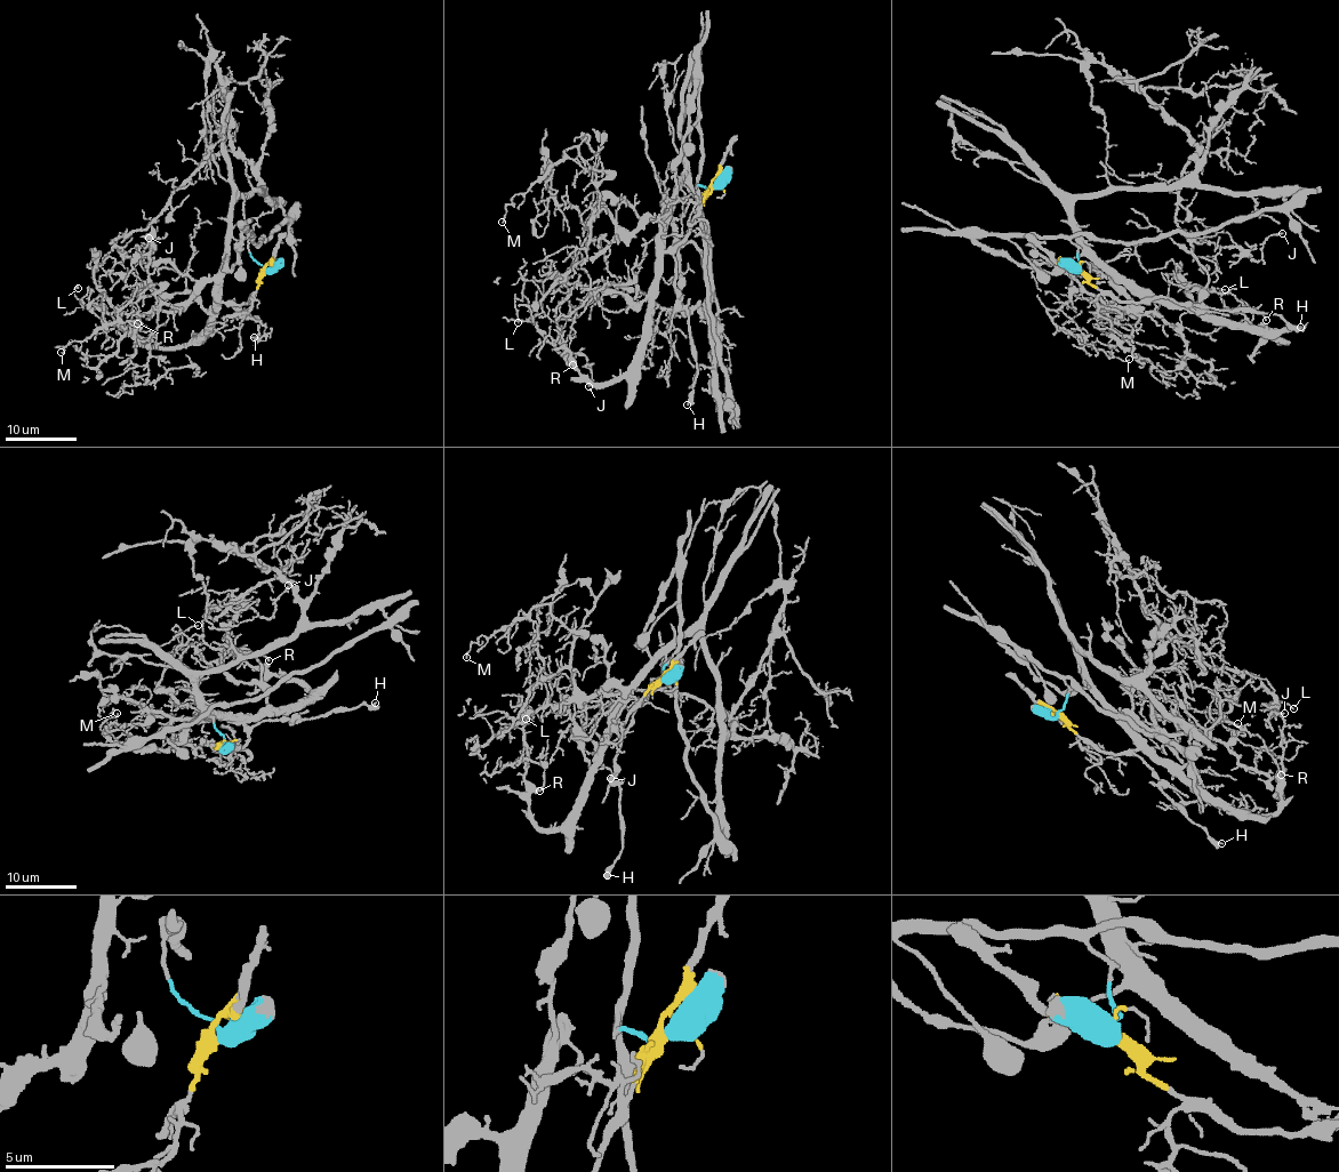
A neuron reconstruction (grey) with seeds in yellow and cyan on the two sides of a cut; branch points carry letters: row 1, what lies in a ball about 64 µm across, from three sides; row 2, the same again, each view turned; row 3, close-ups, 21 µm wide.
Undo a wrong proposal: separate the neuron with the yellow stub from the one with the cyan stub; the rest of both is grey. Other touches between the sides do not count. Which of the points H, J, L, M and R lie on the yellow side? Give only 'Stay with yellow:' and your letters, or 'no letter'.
Stay with yellow: H, J, L, M, R

